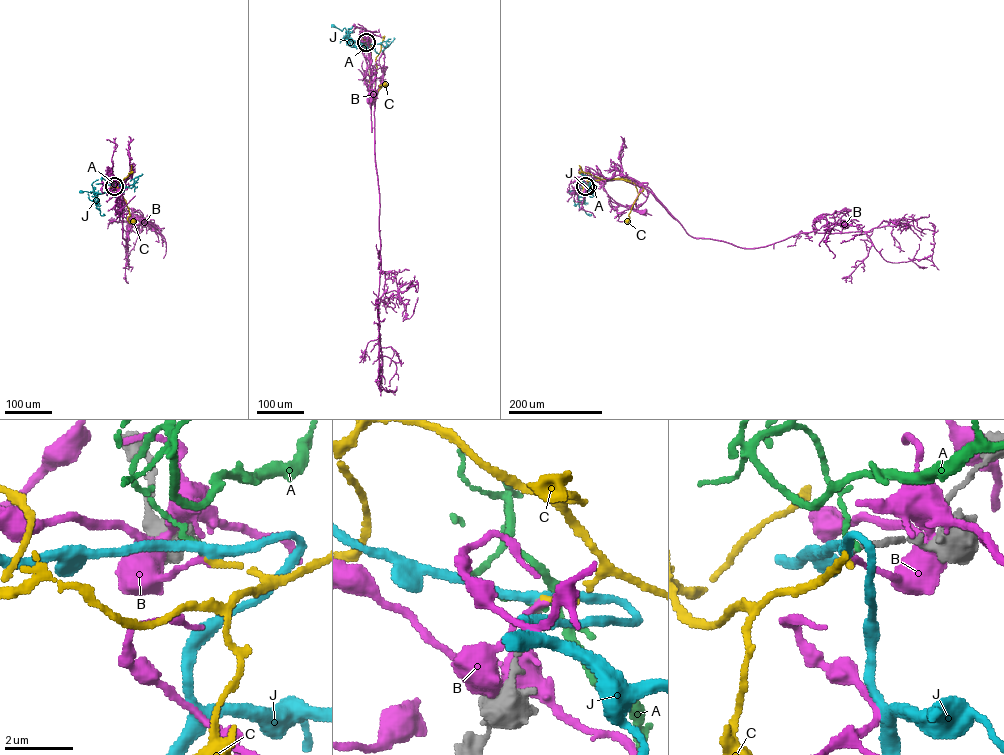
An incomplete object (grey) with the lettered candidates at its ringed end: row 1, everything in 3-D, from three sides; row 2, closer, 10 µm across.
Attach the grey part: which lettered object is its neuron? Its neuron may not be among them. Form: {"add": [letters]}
{"add": ["C"]}

